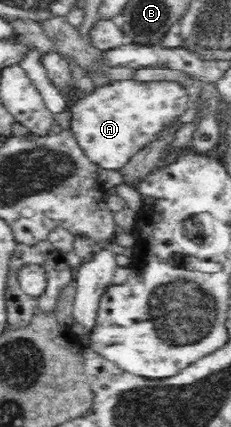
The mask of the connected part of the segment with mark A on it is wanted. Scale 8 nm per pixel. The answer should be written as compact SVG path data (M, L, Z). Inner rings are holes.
M125 79L111 82L78 99L72 111L72 130L83 151L103 169L121 170L130 157L155 137L169 121L180 118L191 105L186 83L180 81L145 82Z

